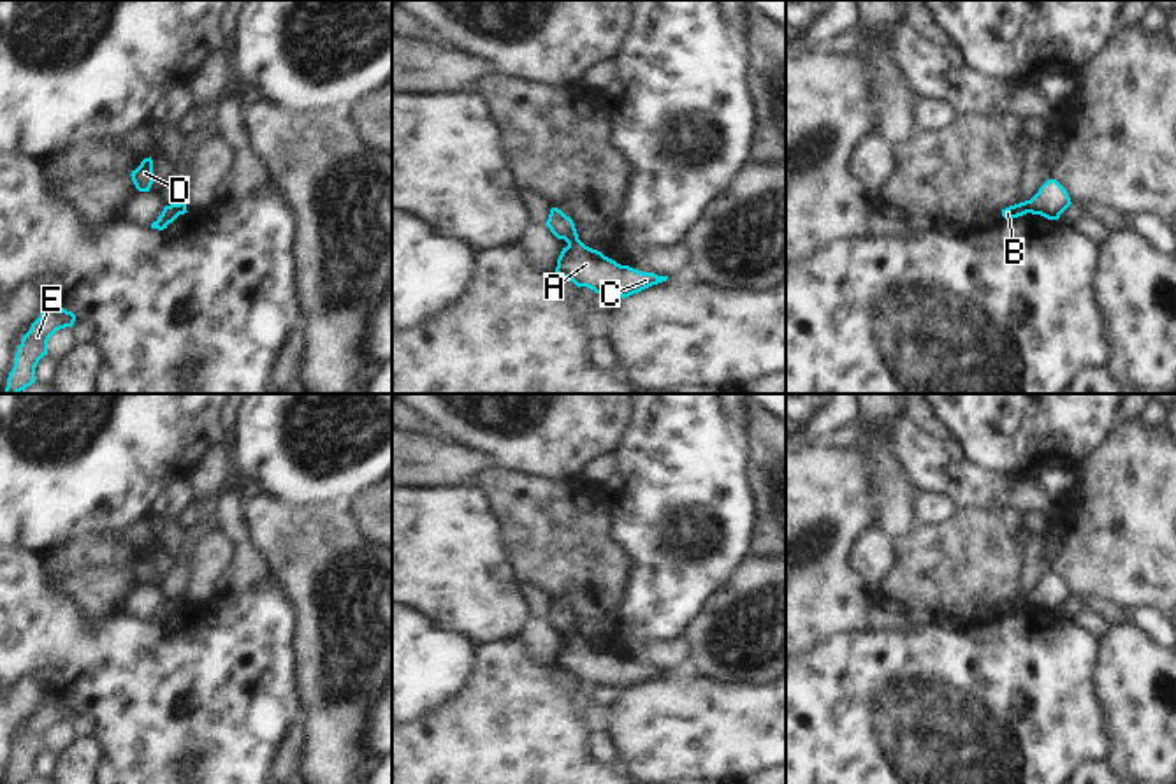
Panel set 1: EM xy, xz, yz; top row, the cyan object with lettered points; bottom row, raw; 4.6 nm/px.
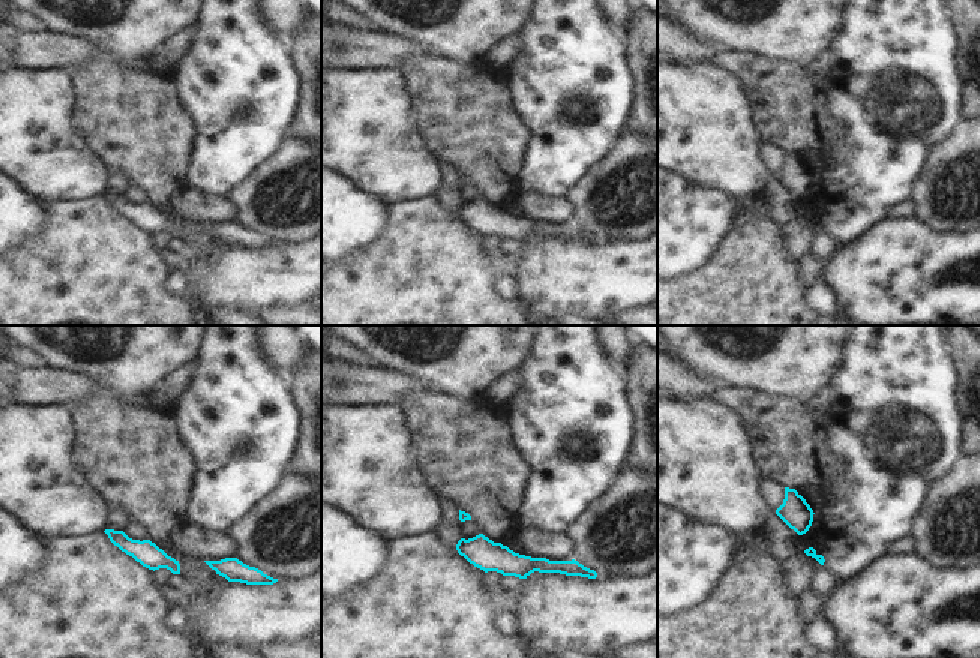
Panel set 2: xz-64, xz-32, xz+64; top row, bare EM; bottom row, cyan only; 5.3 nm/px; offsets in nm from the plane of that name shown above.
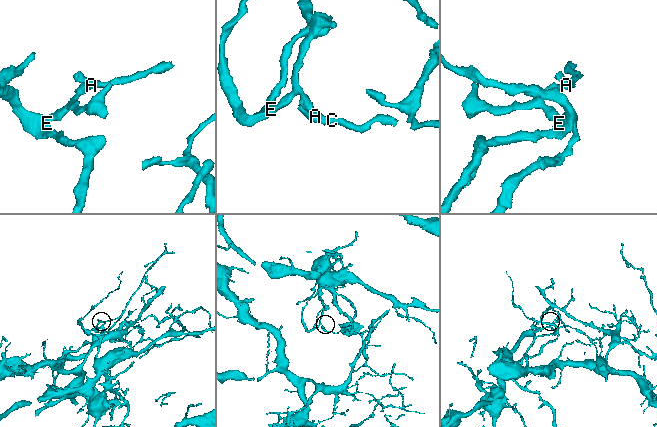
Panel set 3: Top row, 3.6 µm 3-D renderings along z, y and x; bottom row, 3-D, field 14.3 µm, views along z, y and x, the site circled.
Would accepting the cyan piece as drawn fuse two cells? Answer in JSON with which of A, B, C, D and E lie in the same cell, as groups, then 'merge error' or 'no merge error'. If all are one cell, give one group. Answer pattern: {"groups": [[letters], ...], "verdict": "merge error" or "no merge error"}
{"groups": [["A", "C", "D"], ["B", "E"]], "verdict": "merge error"}

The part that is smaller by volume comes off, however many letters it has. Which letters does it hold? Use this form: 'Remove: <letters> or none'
Remove: A, C, D

